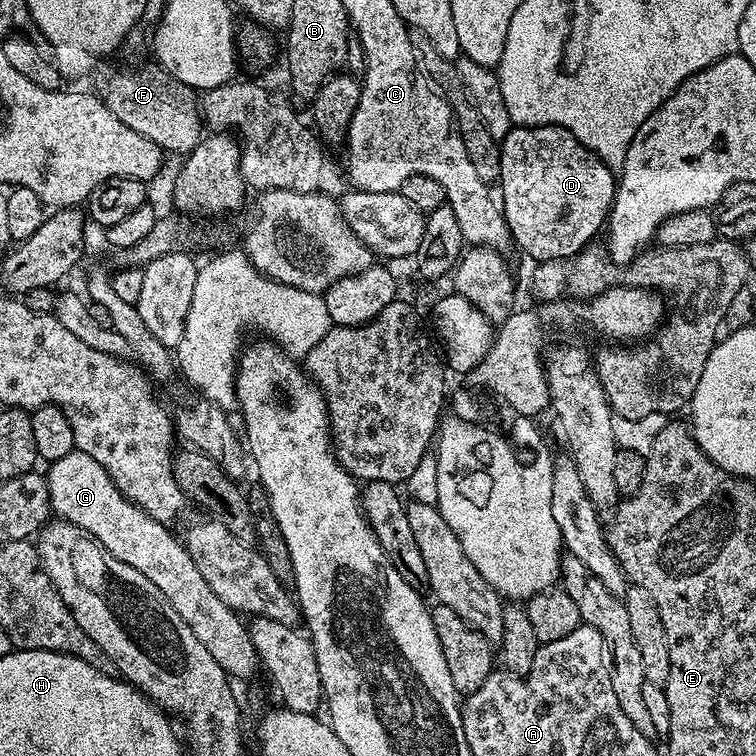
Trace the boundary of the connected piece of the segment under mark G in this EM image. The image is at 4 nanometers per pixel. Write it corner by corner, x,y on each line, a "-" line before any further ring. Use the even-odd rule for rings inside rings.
71,452
66,454
66,458
51,461
49,468
52,469
46,472
46,479
51,511
59,519
67,520
69,524
81,528
88,536
93,536
118,562
126,562
126,566
134,566
134,570
146,574
146,578
150,578
150,582
154,582
154,586
158,586
158,590
162,590
162,594
168,599
170,606
174,606
175,612
182,617
182,622
186,622
186,626
190,626
190,630
194,630
198,642
202,642
202,646
206,646
206,650
210,650
214,662
218,662
218,666
222,666
222,670
227,672
229,677
236,679
237,676
238,679
244,680
243,682
251,681
255,677
252,675
255,674
256,668
258,672
261,663
260,655
254,650
254,642
248,633
248,624
245,621
240,621
243,620
241,613
226,606
226,602
222,602
222,598
218,598
218,594
214,594
214,590
210,590
206,578
202,578
198,566
194,566
194,558
190,558
190,554
178,539
177,533
175,536
169,525
158,523
157,520
145,514
139,506
131,504
118,490
118,486
114,486
110,474
106,474
106,470
102,470
102,466
98,466
98,462
94,462
94,458
90,458
90,454

